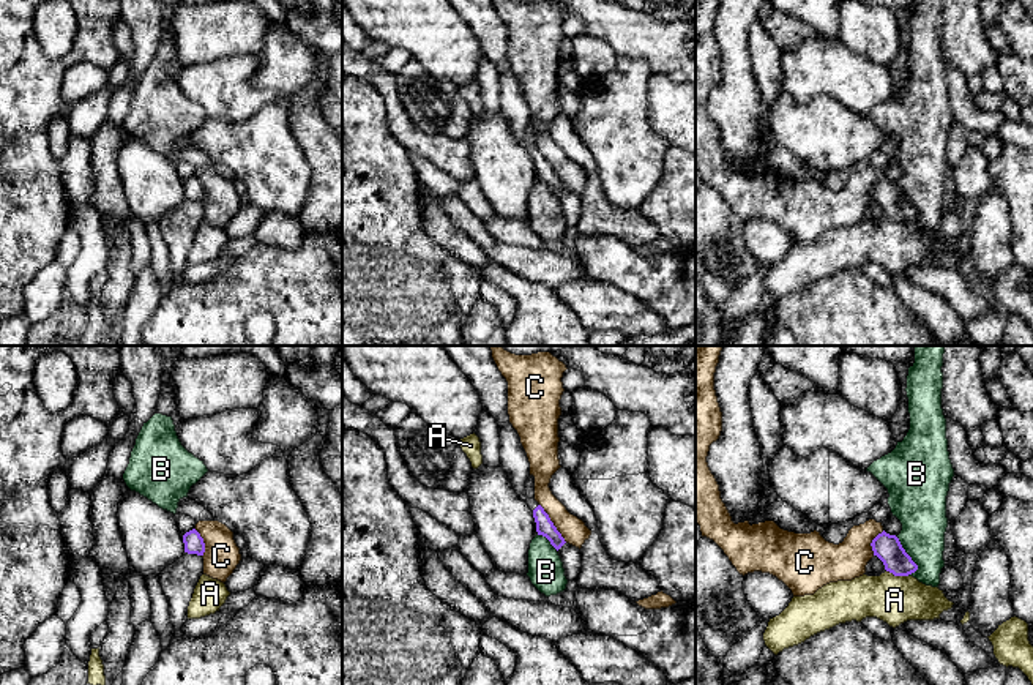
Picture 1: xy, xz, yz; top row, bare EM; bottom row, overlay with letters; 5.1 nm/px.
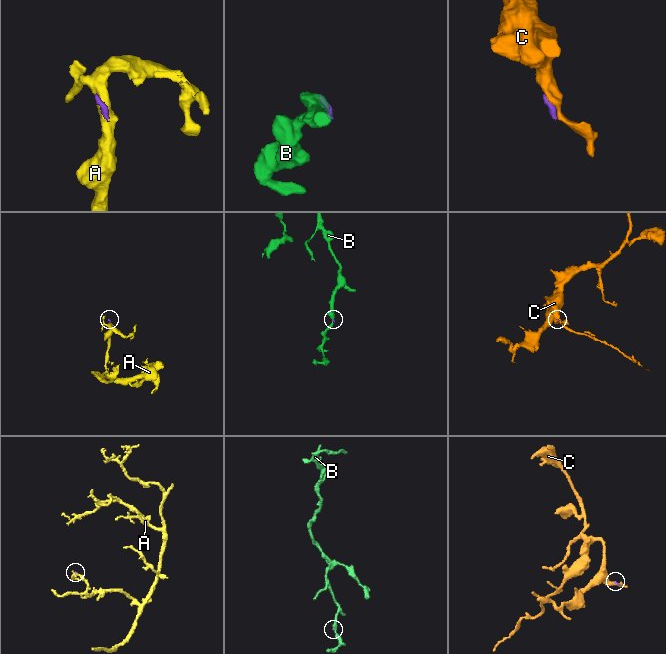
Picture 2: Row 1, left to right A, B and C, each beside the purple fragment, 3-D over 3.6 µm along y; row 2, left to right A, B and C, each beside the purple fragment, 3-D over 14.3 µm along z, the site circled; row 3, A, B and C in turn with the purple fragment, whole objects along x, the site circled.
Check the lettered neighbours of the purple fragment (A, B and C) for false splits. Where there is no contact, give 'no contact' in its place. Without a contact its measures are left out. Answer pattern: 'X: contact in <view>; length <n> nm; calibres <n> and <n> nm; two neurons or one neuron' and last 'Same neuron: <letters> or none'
A: contact in yz; length 120 nm; calibres 140 and 240 nm; two neurons
B: contact in yz; length 220 nm; calibres 140 and 260 nm; two neurons
C: contact in xz; length 240 nm; calibres 90 and 130 nm; two neurons
Same neuron: none

